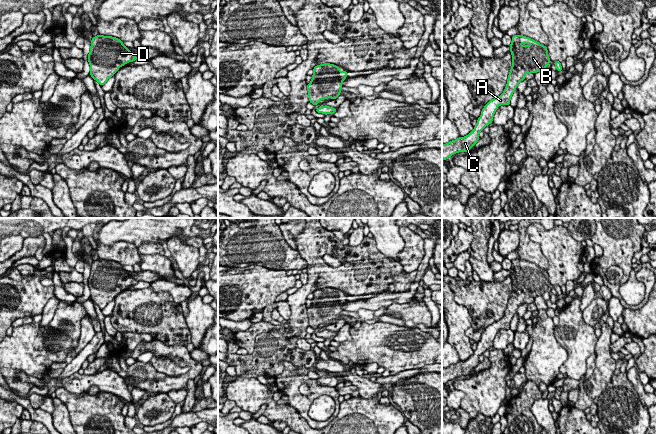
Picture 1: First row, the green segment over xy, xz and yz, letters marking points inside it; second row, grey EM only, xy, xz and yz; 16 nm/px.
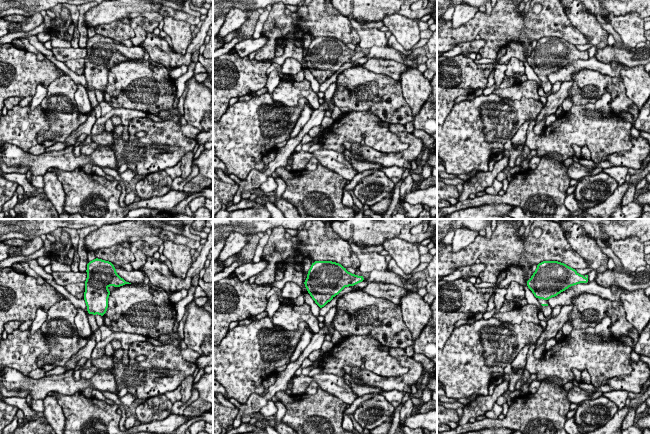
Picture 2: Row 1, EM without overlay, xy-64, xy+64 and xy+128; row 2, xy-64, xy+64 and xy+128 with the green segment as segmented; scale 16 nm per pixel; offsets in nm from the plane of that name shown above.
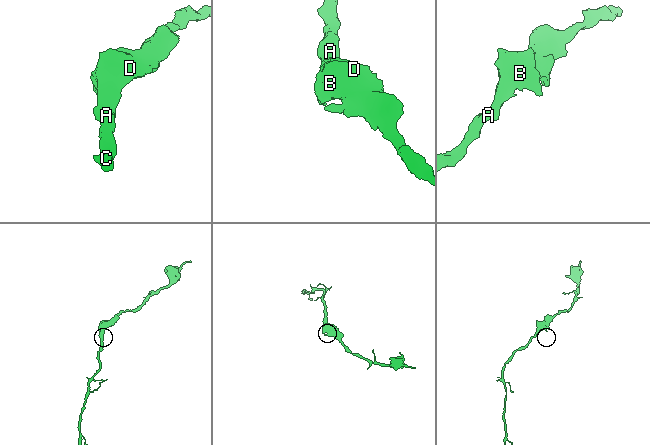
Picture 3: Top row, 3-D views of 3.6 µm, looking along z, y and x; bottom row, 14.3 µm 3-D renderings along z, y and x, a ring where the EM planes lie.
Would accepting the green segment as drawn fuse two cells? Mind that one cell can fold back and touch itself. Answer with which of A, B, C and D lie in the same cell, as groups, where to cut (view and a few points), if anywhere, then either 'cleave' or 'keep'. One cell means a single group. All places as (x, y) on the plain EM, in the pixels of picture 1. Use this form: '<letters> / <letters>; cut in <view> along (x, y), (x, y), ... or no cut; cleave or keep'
A B C D; no cut; keep

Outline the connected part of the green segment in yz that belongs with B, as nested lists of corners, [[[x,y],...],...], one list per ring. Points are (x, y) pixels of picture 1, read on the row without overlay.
[[[512,260],[509,271],[513,285],[504,316],[485,329],[472,356],[465,361],[459,361],[447,368],[442,368],[442,383],[447,384],[458,376],[468,376],[480,363],[479,356],[493,346],[497,332],[500,329],[510,329],[510,323],[517,309],[520,305],[525,304],[525,298],[543,295],[551,286],[547,270],[541,269],[526,260]]]

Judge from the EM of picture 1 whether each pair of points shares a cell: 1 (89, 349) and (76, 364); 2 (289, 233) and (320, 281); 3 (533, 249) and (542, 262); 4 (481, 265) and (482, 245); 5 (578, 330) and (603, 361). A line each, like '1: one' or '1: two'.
1: one
2: two
3: one
4: one
5: two

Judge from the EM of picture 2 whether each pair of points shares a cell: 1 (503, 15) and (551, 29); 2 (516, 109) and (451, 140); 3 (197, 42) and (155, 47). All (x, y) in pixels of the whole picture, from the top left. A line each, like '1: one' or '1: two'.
1: one
2: one
3: one

